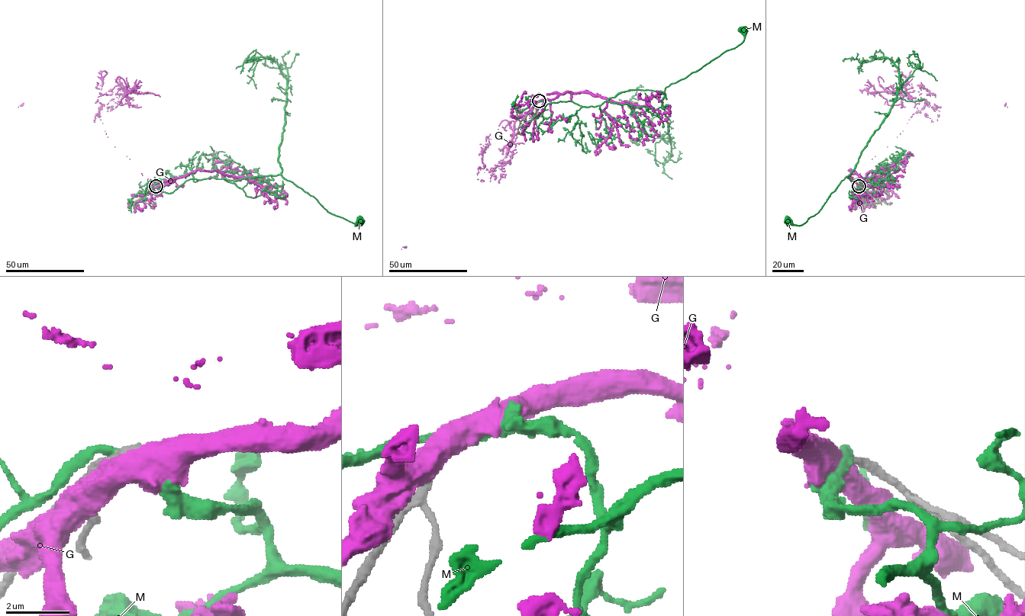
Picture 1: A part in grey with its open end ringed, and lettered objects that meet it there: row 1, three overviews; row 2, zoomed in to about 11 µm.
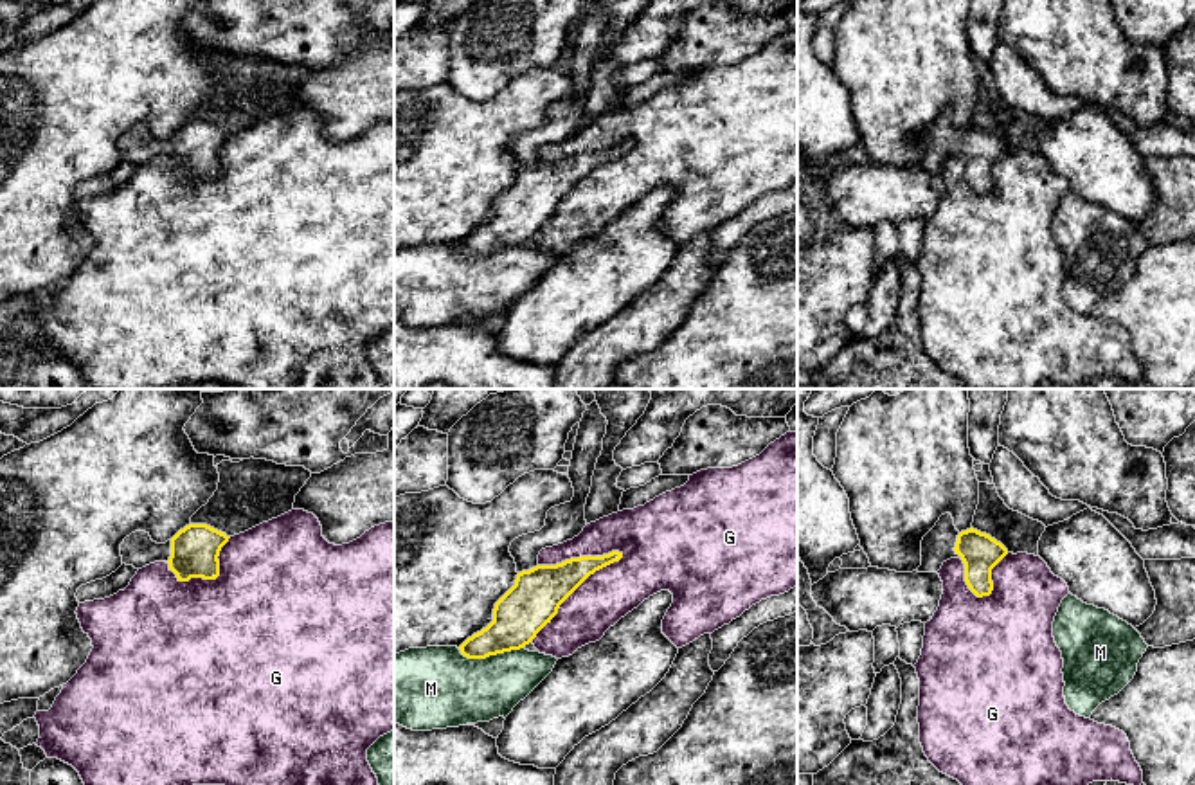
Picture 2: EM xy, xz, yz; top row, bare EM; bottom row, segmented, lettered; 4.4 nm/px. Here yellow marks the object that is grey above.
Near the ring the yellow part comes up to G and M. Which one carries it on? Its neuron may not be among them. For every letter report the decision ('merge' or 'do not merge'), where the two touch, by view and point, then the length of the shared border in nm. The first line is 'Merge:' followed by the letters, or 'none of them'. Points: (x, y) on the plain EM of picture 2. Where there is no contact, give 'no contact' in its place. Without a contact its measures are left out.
Merge: none of them
G: do not merge; contact xz (575, 186); length 550 nm
M: do not merge; contact xz (490, 251); length 300 nm

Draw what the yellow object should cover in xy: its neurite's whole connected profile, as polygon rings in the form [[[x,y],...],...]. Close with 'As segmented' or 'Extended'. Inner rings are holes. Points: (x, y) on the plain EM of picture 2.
[[[189,121],[166,140],[153,139],[146,128],[135,128],[121,140],[121,153],[122,160],[135,166],[167,158],[178,178],[216,176],[220,173],[218,153],[229,135],[207,121]]]. Extended

